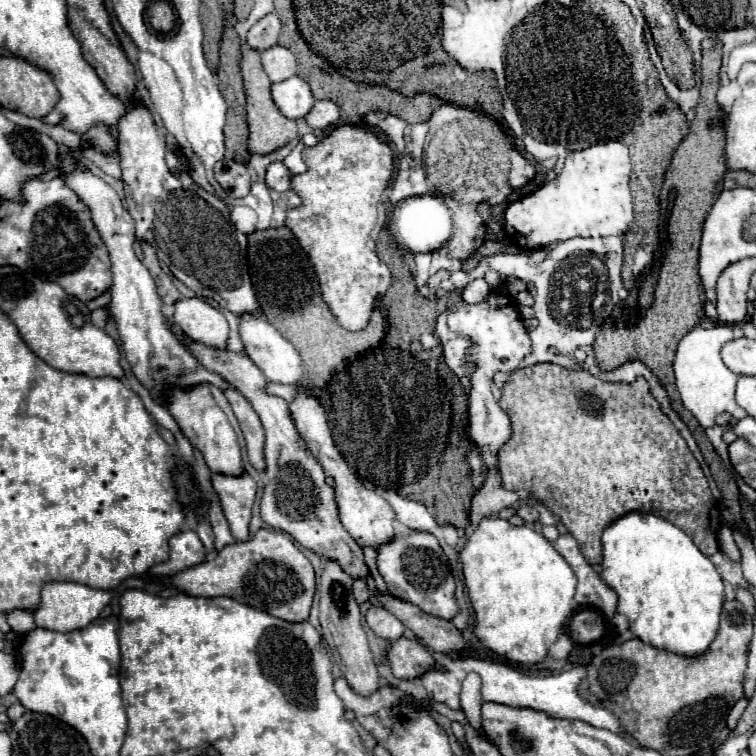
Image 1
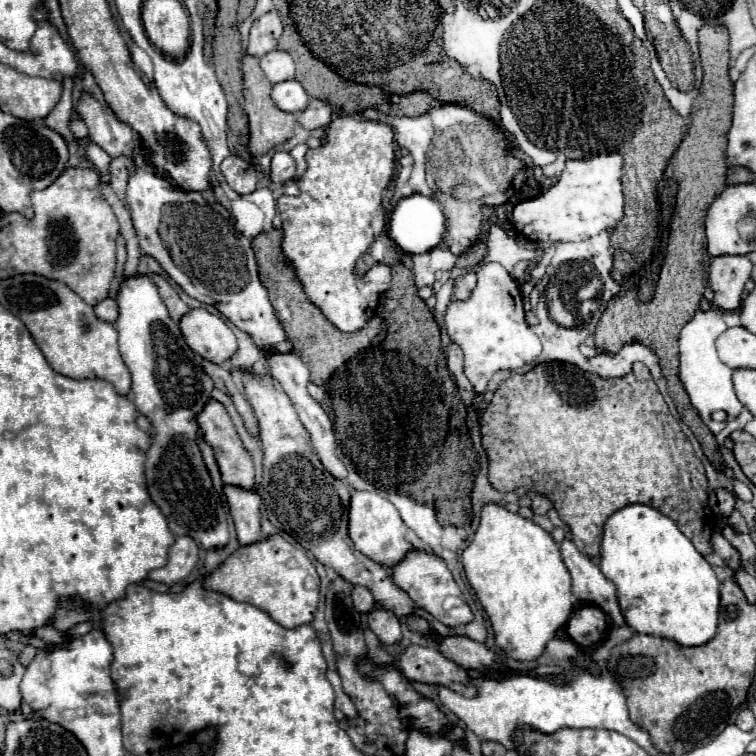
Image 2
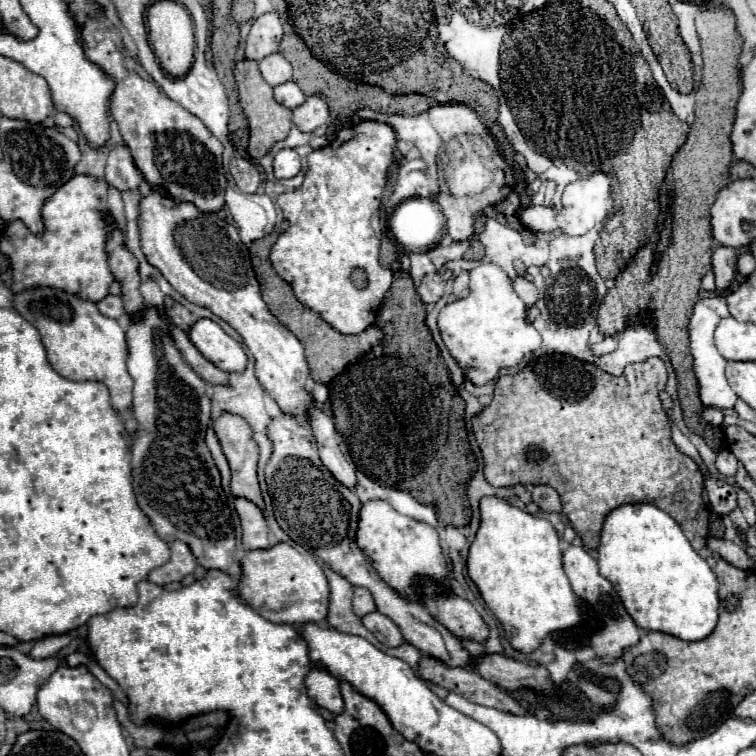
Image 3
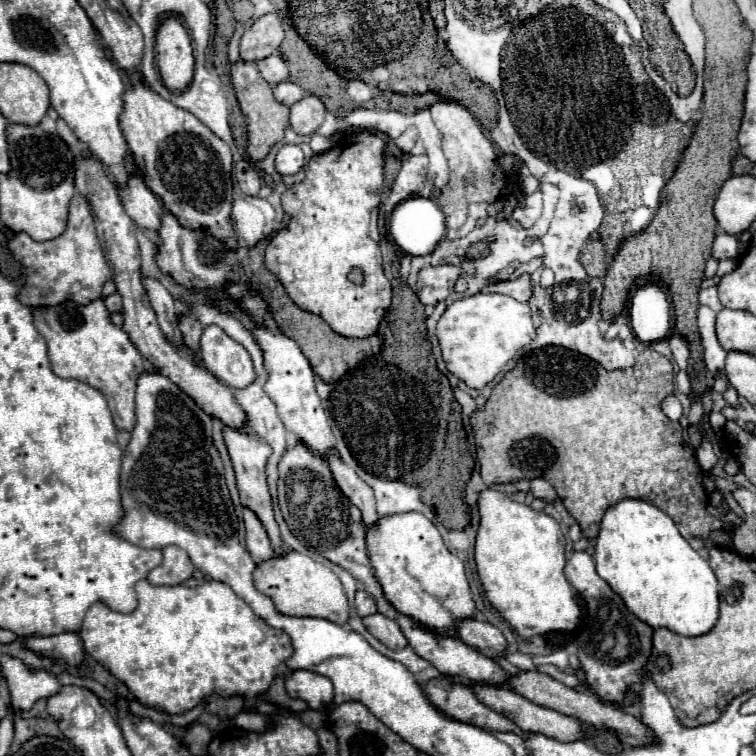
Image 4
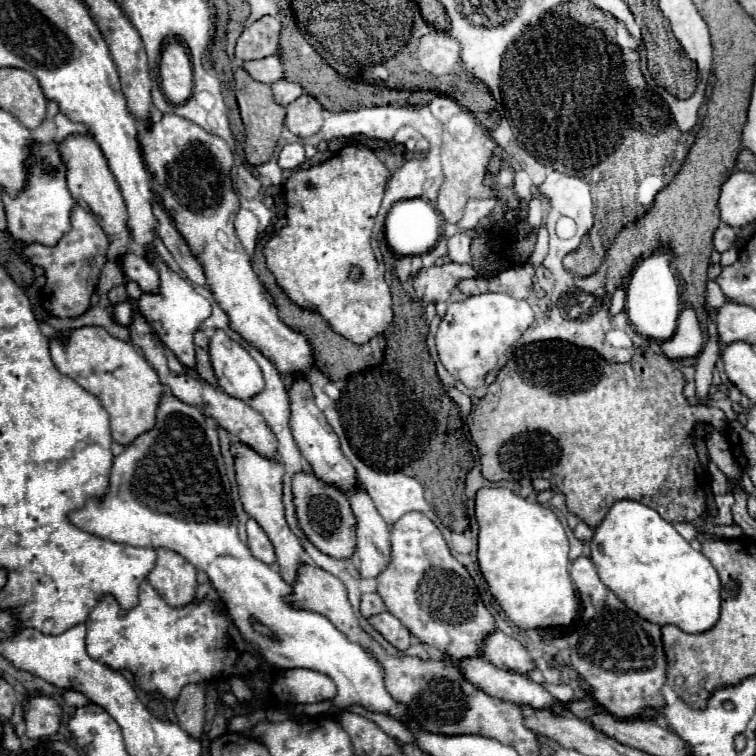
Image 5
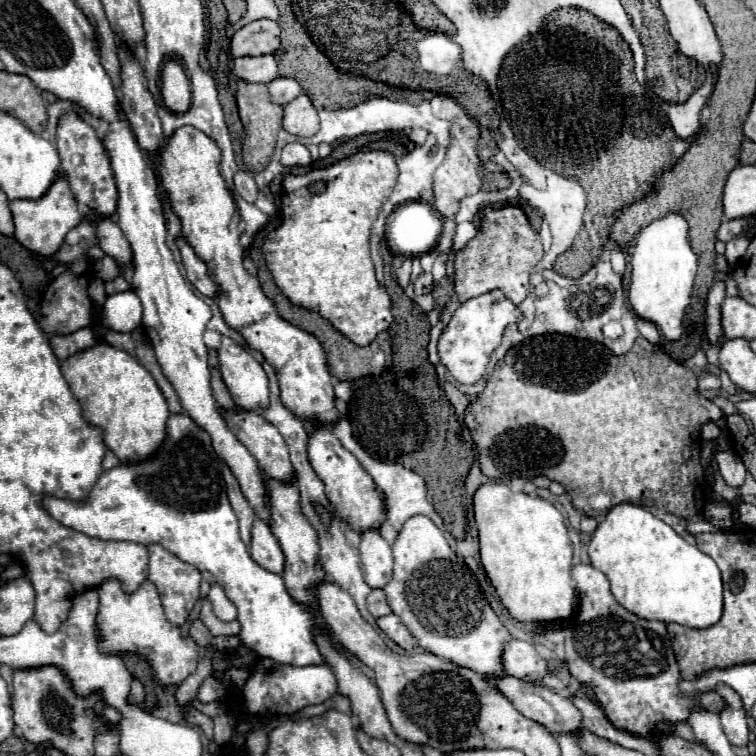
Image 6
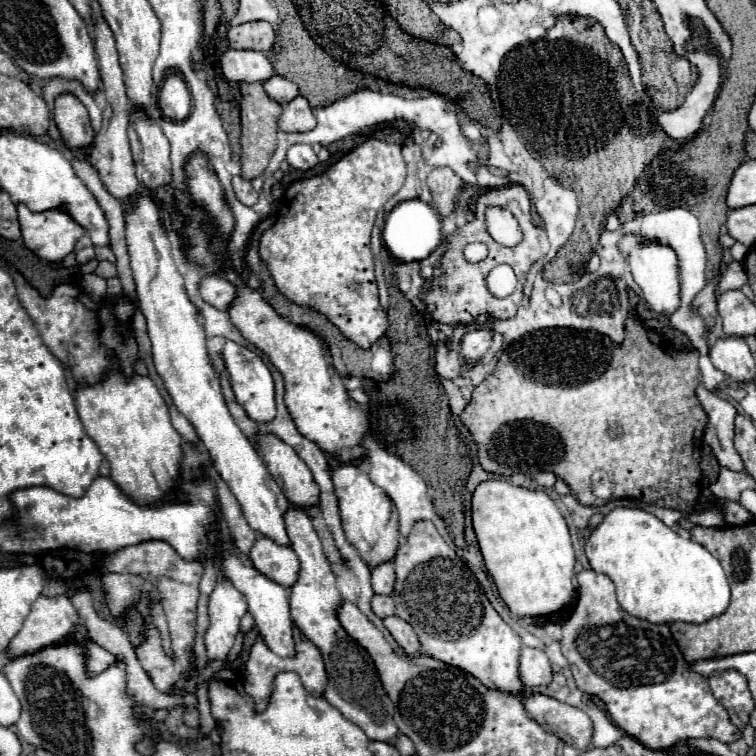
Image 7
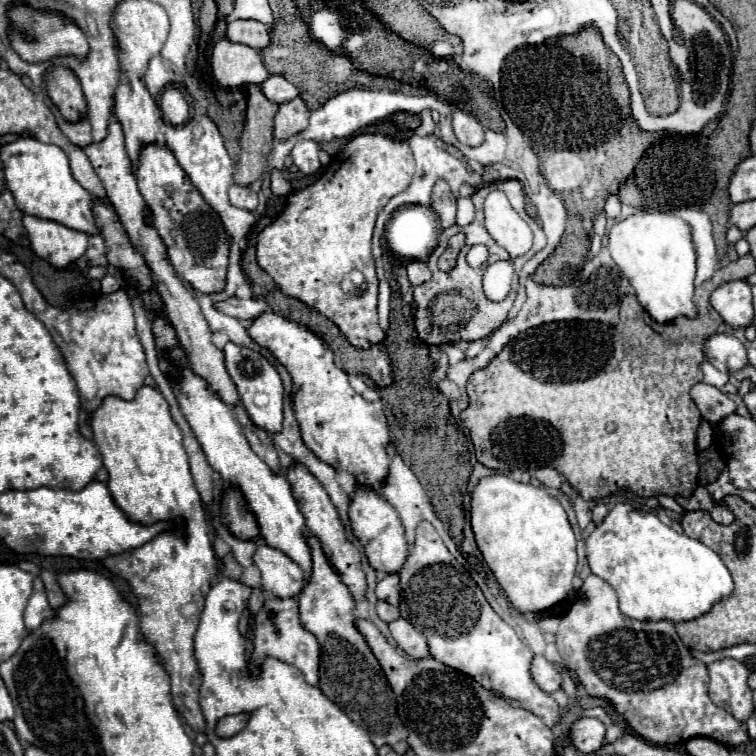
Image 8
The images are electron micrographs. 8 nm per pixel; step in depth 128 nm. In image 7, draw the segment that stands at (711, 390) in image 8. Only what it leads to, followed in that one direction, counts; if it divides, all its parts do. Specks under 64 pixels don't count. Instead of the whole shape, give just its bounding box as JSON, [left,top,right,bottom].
[696,386,744,472]

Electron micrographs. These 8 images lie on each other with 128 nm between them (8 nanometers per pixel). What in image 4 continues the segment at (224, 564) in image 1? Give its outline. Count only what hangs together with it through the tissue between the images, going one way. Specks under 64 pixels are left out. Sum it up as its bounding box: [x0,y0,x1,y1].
[254,552,348,624]

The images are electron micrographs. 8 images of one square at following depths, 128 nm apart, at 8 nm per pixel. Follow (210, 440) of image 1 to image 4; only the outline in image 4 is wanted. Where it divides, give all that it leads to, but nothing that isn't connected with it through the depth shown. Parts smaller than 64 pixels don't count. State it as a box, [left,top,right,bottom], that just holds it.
[224,428,284,556]

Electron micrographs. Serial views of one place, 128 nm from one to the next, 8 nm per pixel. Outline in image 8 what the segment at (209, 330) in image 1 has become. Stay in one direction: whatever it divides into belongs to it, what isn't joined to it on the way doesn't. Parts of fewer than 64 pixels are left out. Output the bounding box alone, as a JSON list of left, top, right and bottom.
[224,342,284,434]

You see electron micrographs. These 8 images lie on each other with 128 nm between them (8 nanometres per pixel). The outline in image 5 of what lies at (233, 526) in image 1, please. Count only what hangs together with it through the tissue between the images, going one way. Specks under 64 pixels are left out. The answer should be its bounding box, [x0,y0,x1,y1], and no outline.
[246,518,276,564]

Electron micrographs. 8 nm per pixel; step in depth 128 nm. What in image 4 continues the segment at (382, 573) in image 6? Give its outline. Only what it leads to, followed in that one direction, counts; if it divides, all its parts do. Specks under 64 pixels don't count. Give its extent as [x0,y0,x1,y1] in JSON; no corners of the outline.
[328,450,380,528]

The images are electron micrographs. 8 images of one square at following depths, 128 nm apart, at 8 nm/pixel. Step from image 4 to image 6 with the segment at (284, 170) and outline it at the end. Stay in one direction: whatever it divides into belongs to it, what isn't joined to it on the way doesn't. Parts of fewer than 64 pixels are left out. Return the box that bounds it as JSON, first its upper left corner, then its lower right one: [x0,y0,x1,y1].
[282,142,312,166]

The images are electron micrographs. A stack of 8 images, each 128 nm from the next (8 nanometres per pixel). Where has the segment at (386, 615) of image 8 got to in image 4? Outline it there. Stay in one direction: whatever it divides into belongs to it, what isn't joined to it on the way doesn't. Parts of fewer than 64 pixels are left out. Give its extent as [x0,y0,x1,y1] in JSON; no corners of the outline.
[356,590,378,616]

